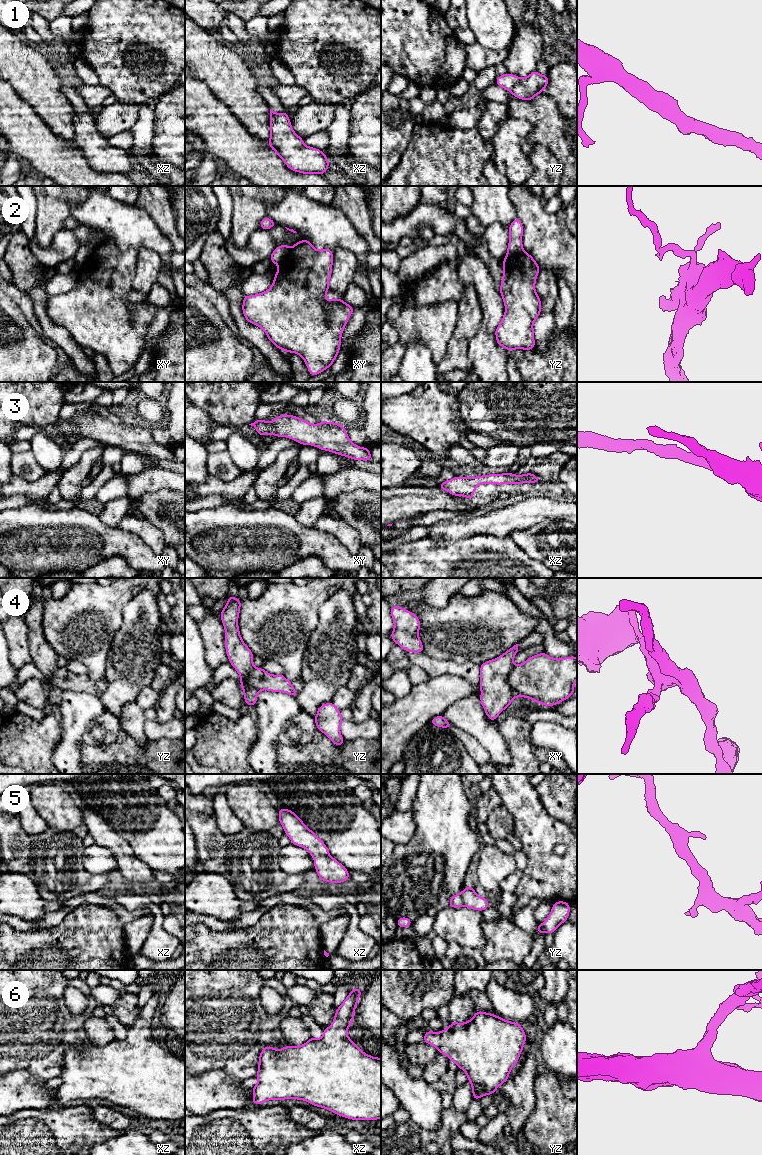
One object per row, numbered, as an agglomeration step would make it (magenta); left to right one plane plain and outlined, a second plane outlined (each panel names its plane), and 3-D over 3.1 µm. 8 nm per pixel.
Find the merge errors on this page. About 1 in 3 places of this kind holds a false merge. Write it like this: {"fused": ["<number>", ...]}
{"fused": ["2", "4"]}

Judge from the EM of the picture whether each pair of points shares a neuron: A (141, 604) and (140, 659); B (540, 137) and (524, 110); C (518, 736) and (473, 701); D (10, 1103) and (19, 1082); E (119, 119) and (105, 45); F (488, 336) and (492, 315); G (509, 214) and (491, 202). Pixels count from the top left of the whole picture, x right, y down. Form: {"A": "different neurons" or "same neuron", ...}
{"A": "same neuron", "B": "same neuron", "C": "different neurons", "D": "same neuron", "E": "different neurons", "F": "same neuron", "G": "same neuron"}

